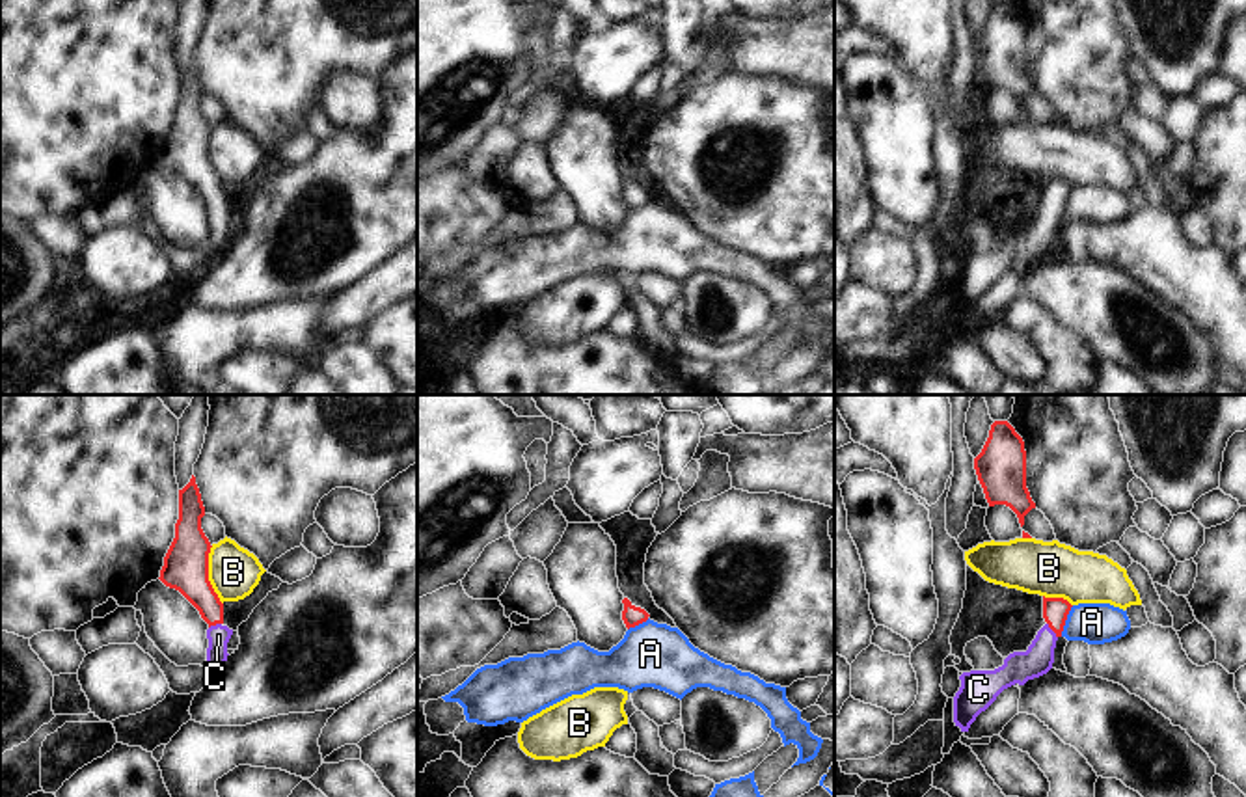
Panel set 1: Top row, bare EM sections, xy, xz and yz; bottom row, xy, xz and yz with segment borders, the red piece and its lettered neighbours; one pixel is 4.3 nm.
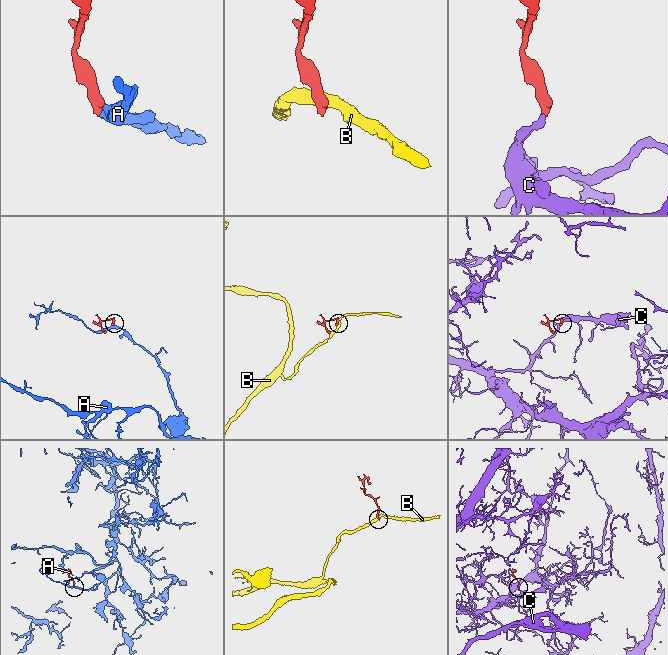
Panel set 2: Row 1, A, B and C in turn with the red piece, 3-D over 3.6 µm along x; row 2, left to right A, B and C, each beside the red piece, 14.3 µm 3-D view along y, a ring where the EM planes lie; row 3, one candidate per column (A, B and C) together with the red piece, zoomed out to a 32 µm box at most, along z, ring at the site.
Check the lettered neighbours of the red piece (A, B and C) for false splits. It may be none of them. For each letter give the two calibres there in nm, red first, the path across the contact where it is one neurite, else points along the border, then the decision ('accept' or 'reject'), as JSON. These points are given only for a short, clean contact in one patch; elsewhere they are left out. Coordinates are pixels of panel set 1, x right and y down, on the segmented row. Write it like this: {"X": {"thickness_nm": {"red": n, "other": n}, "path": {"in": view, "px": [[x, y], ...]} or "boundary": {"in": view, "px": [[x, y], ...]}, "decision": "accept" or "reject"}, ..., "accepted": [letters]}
{"A": {"thickness_nm": {"red": 110, "other": 180}, "boundary": {"in": "yz", "px": [[1073, 606], [1060, 635]]}, "decision": "reject"}, "B": {"thickness_nm": {"red": 190, "other": 220}, "boundary": {"in": "xy", "px": [[211, 546], [209, 583], [222, 604]]}, "decision": "reject"}, "C": {"thickness_nm": {"red": 110, "other": 140}, "path": {"in": "yz", "px": [[1055, 609], [1051, 628], [1045, 641], [1019, 667]]}, "decision": "accept"}, "accepted": ["C"]}

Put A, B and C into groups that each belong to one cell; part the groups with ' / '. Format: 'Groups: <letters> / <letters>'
Groups: A / B / C

